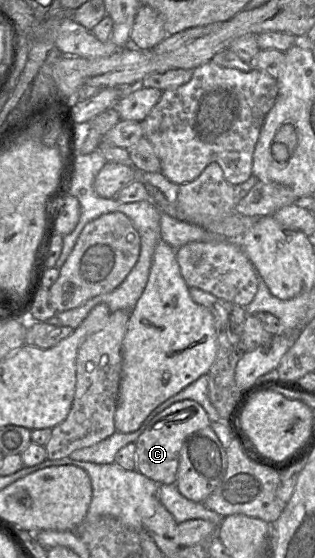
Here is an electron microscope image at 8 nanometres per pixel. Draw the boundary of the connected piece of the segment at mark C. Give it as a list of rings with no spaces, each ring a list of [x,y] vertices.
[[[194,400],[173,403],[157,414],[135,442],[136,470],[159,484],[176,484],[179,455],[186,438],[194,432],[211,426],[204,408]]]

